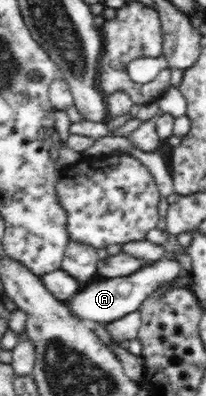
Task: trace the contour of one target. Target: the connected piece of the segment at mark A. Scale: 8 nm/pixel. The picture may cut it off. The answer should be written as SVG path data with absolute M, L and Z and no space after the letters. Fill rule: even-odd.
M175 258L163 259L154 262L151 265L145 265L139 268L135 273L125 277L115 277L113 279L94 279L89 284L83 285L71 299L66 300L64 303L69 306L69 310L77 316L77 318L93 324L98 321L99 323L111 323L117 321L131 311L138 311L141 303L151 297L163 283L173 281L182 267Z

